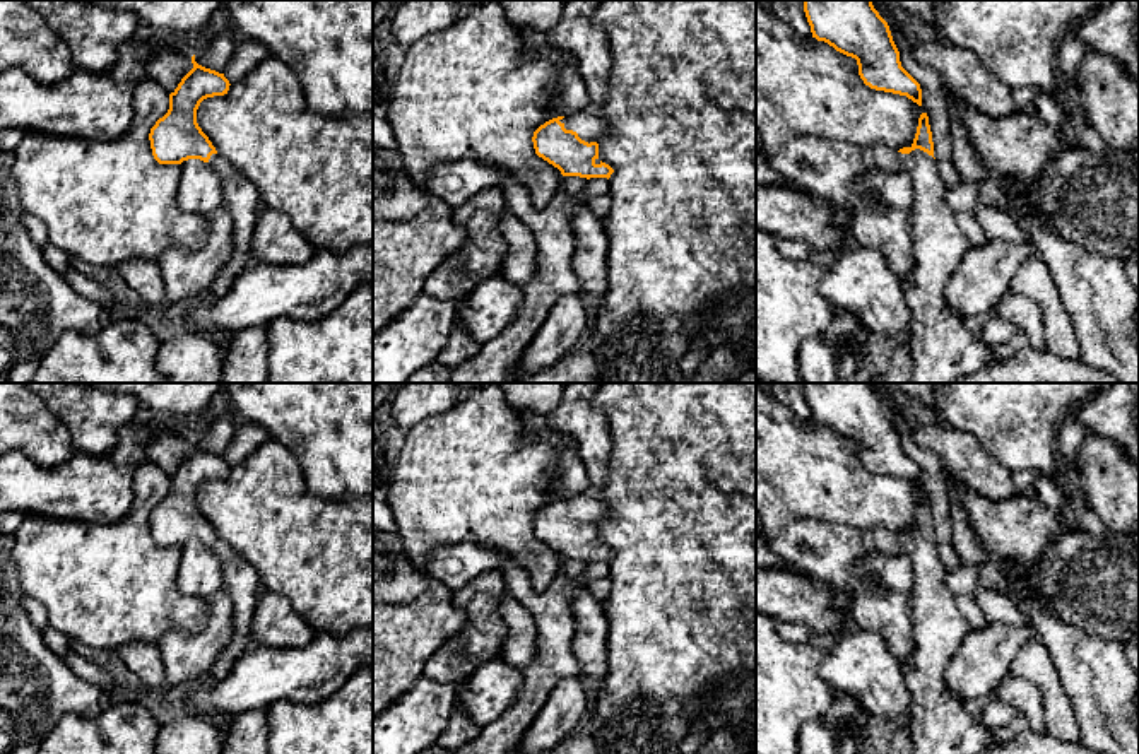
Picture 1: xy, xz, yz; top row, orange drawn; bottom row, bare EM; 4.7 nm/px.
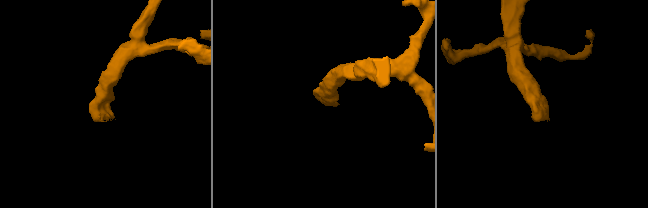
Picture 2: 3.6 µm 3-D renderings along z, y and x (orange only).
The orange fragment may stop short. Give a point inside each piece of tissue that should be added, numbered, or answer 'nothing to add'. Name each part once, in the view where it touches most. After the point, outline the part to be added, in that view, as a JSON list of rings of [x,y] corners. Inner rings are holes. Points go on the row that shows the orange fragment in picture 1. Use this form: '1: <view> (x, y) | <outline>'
1: xz (589, 125) | [[[592,109],[575,111],[559,121],[566,130],[576,132],[578,137],[588,144],[597,142],[597,138],[607,130],[607,121]]]

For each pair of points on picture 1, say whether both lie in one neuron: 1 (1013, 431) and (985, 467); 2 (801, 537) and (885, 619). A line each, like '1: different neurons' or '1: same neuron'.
1: different neurons
2: same neuron

